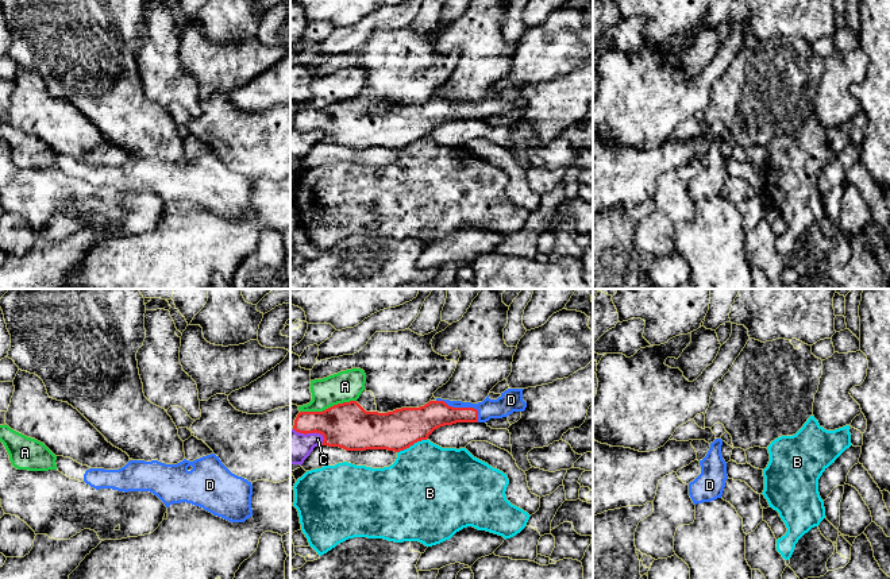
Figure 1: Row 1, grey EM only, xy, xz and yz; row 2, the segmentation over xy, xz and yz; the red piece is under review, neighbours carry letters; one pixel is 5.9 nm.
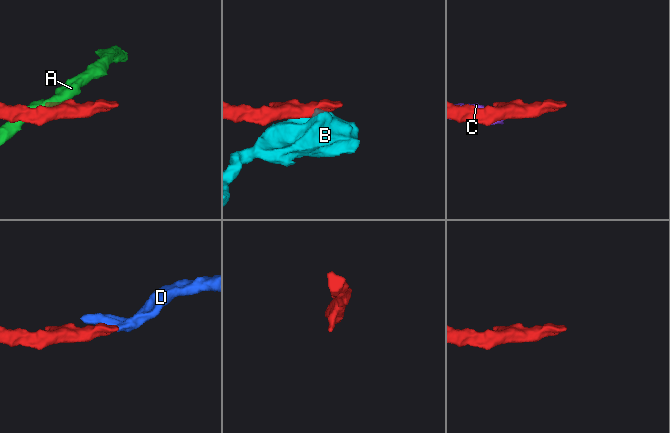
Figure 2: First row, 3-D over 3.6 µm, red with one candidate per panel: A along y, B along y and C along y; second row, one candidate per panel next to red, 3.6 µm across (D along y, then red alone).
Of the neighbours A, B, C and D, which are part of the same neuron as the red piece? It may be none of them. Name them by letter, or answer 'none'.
D

